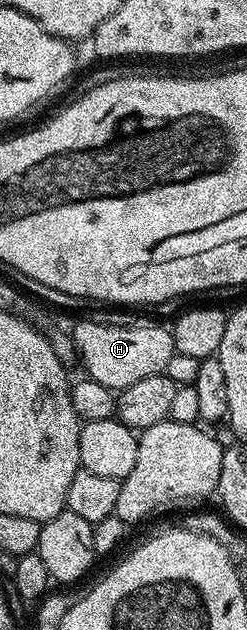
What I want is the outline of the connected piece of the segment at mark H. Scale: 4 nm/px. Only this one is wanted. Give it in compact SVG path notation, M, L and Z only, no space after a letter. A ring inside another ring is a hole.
M81 321L71 330L73 347L80 364L85 364L88 380L120 391L147 379L147 375L164 373L167 359L174 353L173 335L161 325L108 325L105 321Z

